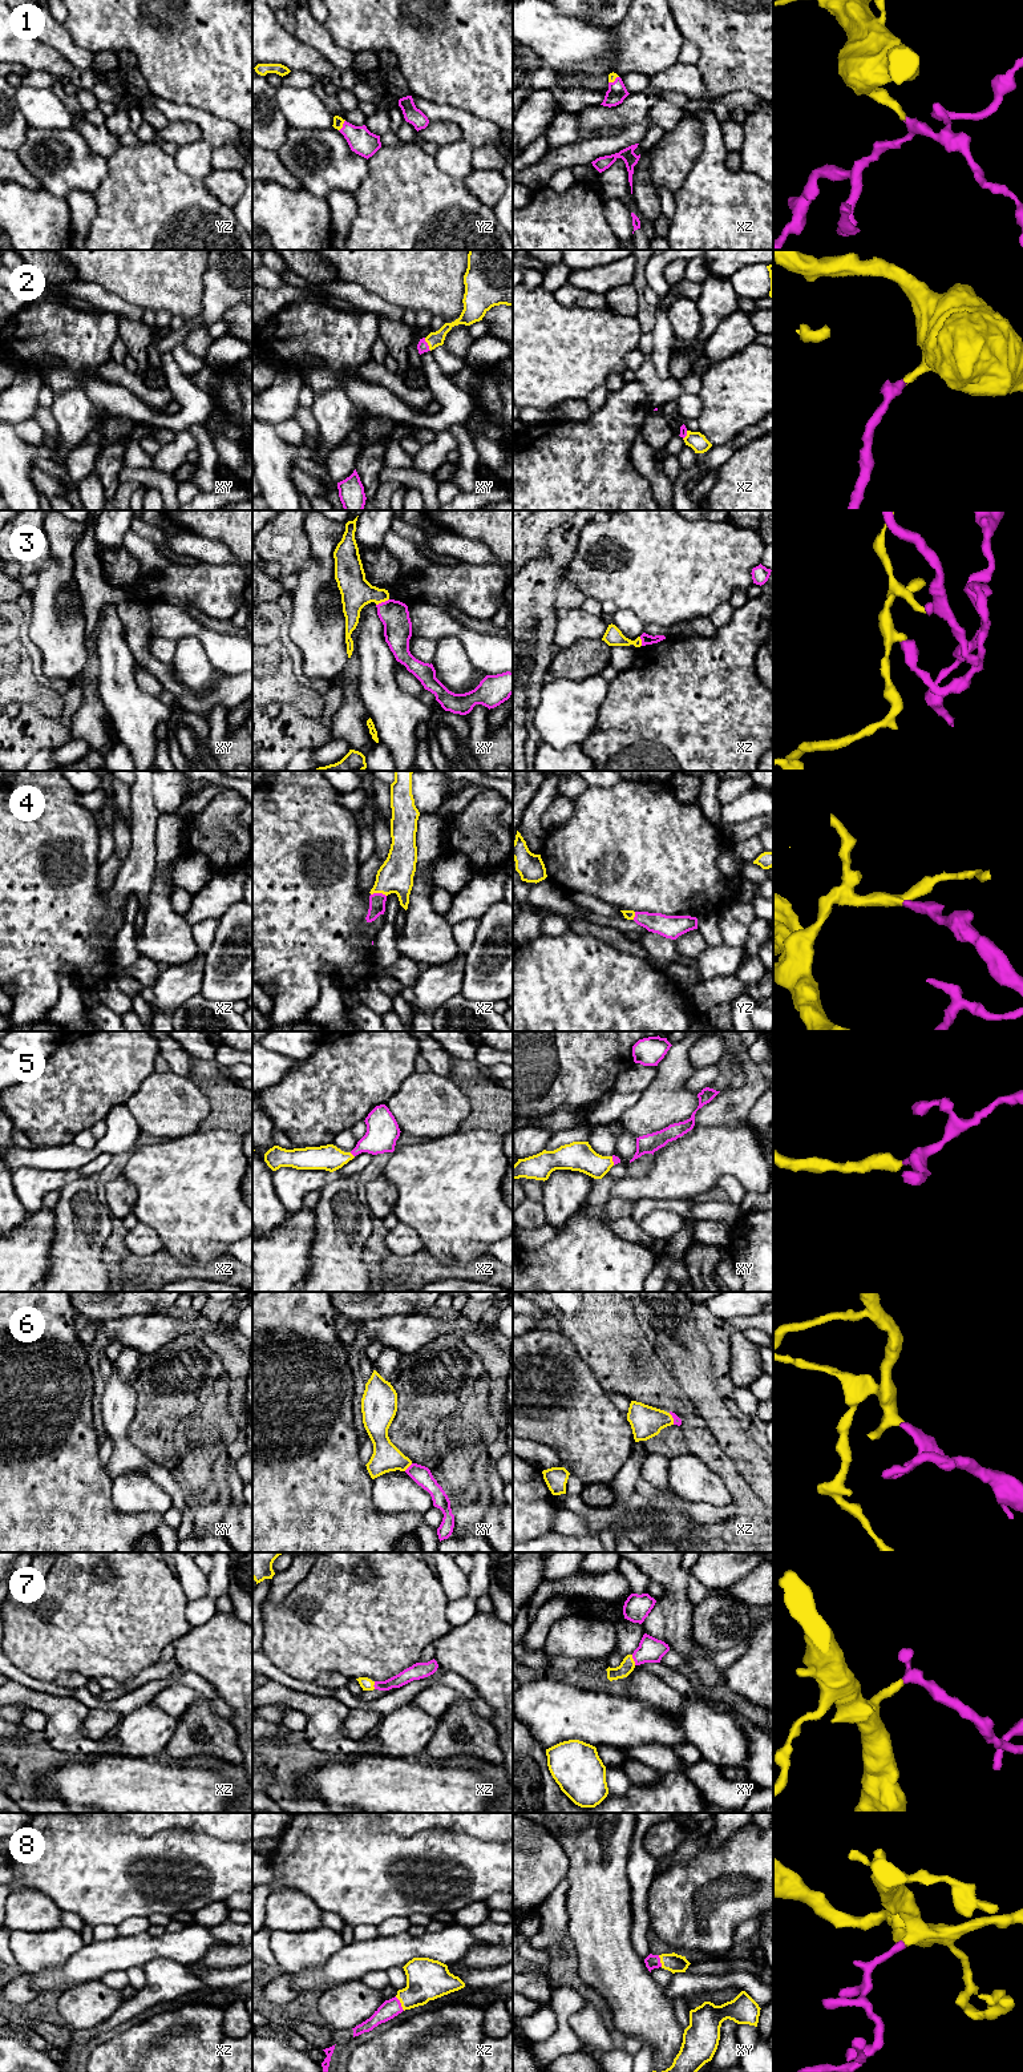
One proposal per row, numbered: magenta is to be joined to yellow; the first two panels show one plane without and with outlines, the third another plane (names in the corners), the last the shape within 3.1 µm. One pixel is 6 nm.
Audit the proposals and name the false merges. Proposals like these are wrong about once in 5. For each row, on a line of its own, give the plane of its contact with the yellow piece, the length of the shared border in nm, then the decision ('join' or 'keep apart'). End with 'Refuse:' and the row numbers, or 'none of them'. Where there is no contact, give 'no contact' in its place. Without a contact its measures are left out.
1: yz | 80 nm | join
2: xy | 90 nm | join
3: xy | 90 nm | keep apart
4: xz | 100 nm | join
5: xz | 40 nm | join
6: xy | 70 nm | join
7: xy | 70 nm | join
8: xz | 110 nm | join
Refuse: 3

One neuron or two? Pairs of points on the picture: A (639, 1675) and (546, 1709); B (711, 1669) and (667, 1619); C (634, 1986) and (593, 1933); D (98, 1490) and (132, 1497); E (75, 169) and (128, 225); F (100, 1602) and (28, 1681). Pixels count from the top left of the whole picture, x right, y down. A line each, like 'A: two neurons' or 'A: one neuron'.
A: two neurons
B: one neuron
C: one neuron
D: two neurons
E: two neurons
F: two neurons

